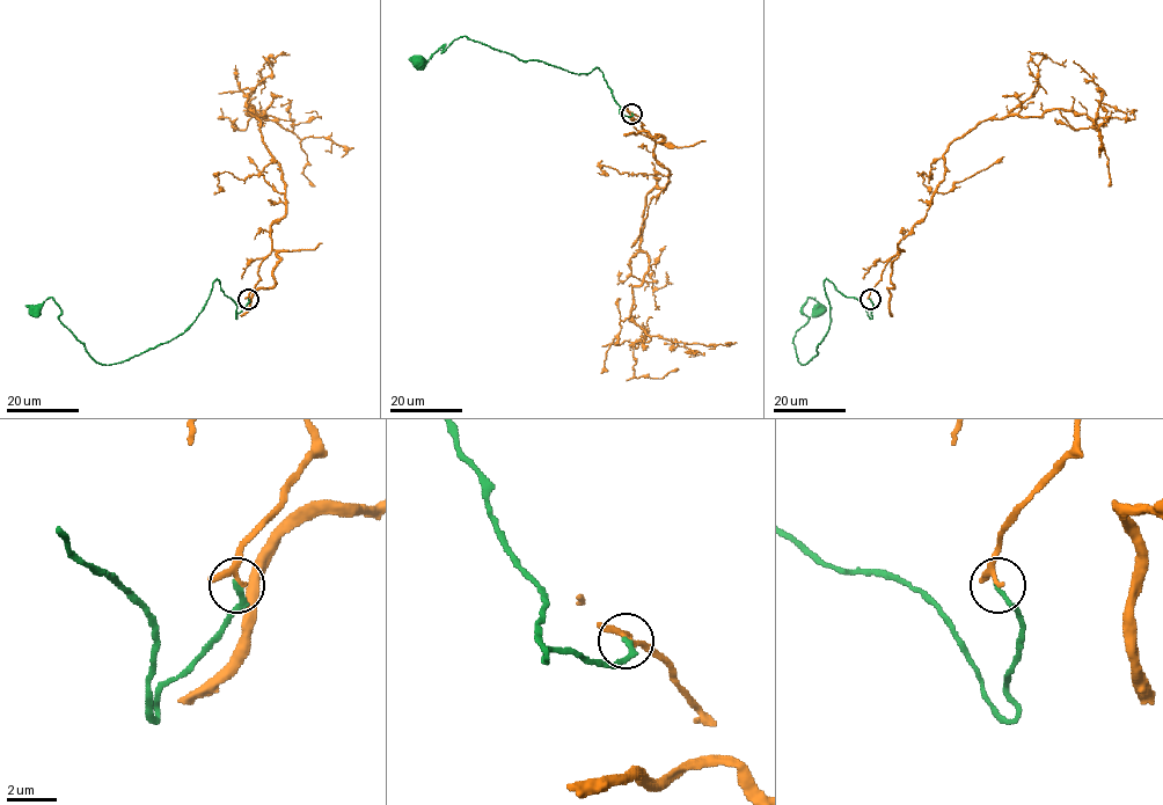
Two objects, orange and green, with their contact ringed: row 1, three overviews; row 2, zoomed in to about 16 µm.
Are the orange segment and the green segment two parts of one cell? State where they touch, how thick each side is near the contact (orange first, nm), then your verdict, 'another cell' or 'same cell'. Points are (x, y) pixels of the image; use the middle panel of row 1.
place (631, 114); calibres 220 and 200 nm; another cell

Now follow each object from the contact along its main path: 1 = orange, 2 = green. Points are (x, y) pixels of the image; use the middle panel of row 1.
1: (631, 114), (668, 170), (646, 195), (648, 272), (630, 317), (650, 338), (634, 344), (634, 375), (678, 368)
2: (631, 114), (621, 115), (597, 67), (569, 72), (461, 36), (418, 61)

